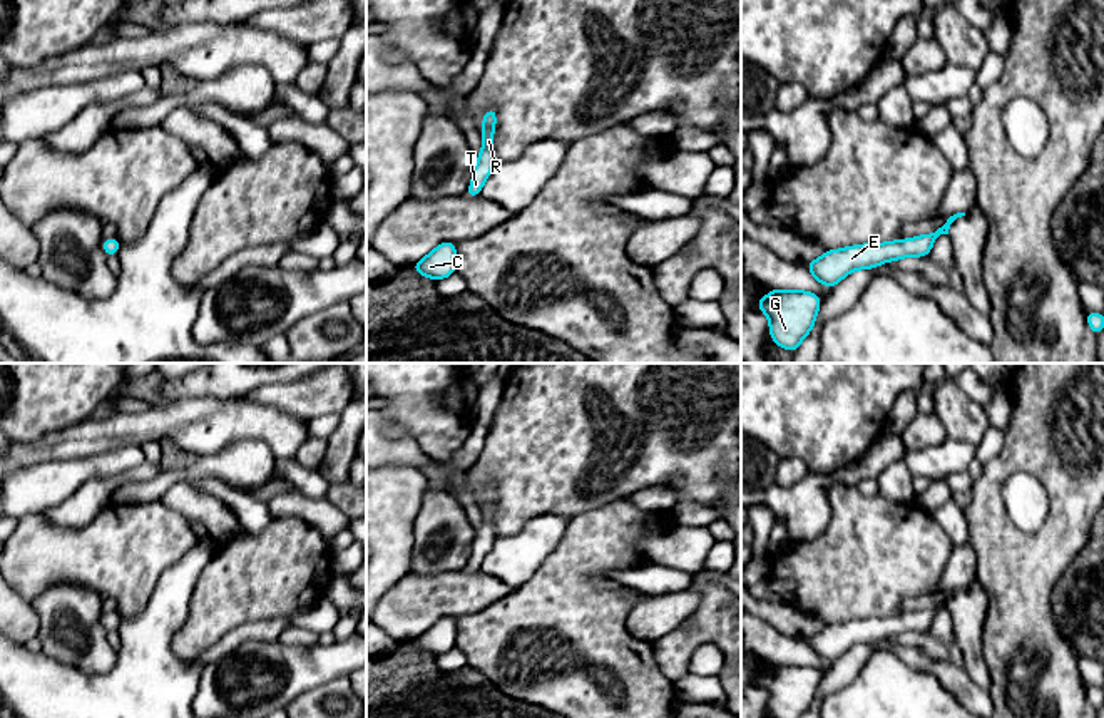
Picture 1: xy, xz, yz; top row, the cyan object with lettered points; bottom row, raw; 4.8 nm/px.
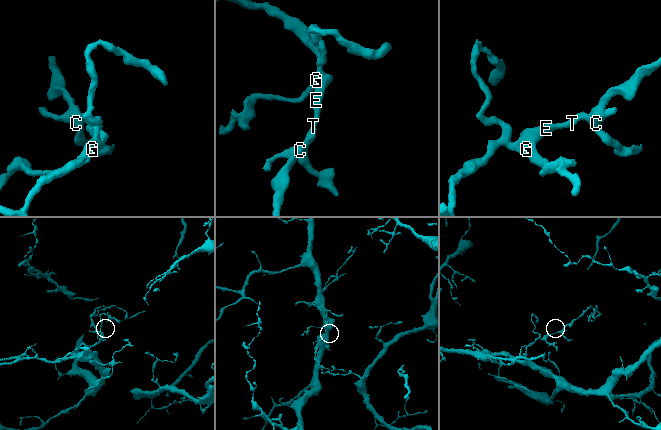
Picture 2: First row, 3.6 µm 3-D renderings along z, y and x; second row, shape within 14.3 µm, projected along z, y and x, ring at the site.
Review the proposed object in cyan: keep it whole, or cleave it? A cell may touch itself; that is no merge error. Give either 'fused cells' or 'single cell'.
single cell

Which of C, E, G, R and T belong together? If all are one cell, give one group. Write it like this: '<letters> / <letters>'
C E G R T

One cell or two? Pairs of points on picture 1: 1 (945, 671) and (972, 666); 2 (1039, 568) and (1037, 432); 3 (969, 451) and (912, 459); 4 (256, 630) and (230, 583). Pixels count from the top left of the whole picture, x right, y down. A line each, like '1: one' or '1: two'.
1: two
2: one
3: one
4: two

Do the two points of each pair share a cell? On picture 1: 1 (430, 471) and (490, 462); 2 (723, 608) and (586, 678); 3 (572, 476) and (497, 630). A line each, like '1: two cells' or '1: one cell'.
1: two cells
2: two cells
3: two cells

